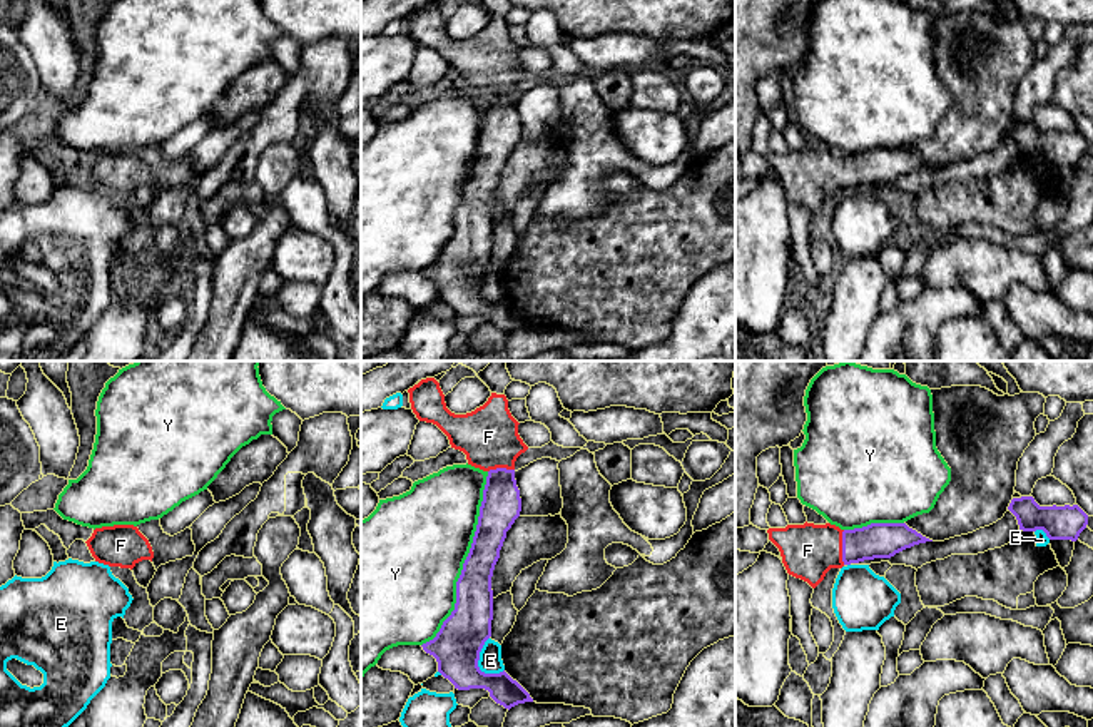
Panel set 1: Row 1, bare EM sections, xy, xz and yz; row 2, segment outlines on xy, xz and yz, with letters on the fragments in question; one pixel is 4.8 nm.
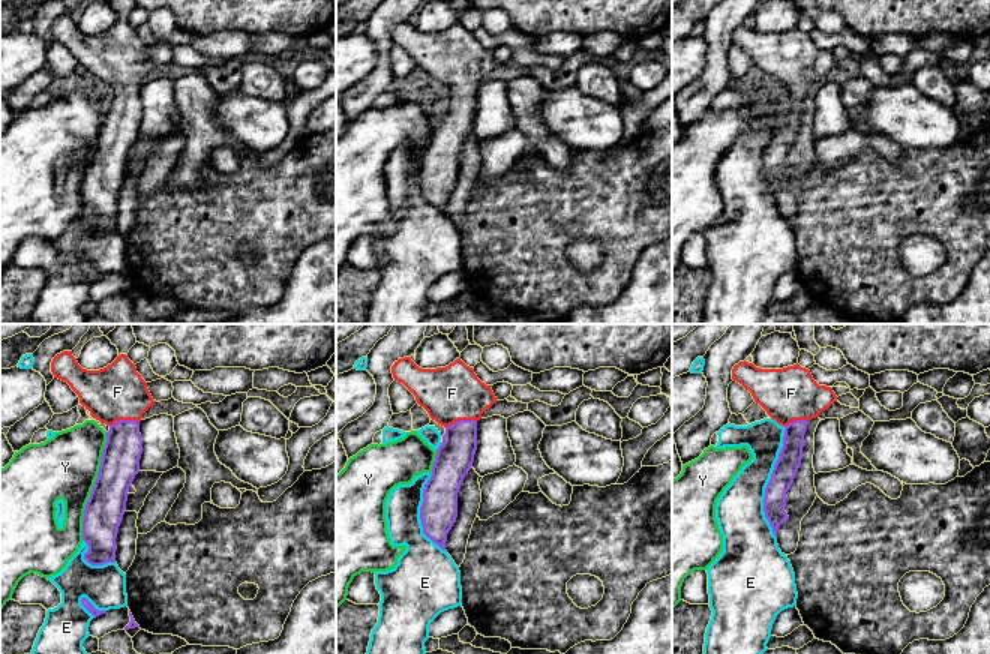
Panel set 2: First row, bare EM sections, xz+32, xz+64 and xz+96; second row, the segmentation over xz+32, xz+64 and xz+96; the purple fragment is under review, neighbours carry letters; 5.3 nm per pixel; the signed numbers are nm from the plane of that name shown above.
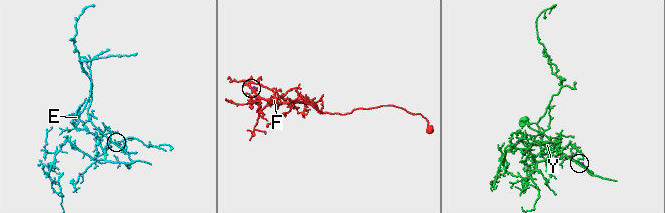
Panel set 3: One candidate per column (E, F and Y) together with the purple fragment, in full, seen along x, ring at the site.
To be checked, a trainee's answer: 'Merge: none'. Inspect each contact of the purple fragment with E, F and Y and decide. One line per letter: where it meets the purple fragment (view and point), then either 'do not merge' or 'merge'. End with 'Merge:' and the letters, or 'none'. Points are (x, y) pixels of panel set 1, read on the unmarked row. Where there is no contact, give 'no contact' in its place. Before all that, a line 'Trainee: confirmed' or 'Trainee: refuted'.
Trainee: refuted
E: xz (477, 288) | do not merge
F: yz (843, 172) | merge
Y: xz (465, 186) | do not merge
Merge: F

